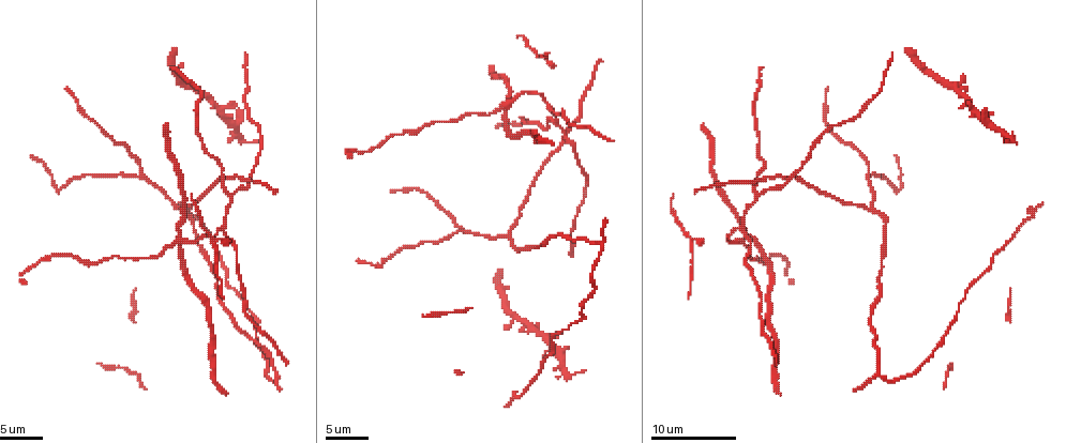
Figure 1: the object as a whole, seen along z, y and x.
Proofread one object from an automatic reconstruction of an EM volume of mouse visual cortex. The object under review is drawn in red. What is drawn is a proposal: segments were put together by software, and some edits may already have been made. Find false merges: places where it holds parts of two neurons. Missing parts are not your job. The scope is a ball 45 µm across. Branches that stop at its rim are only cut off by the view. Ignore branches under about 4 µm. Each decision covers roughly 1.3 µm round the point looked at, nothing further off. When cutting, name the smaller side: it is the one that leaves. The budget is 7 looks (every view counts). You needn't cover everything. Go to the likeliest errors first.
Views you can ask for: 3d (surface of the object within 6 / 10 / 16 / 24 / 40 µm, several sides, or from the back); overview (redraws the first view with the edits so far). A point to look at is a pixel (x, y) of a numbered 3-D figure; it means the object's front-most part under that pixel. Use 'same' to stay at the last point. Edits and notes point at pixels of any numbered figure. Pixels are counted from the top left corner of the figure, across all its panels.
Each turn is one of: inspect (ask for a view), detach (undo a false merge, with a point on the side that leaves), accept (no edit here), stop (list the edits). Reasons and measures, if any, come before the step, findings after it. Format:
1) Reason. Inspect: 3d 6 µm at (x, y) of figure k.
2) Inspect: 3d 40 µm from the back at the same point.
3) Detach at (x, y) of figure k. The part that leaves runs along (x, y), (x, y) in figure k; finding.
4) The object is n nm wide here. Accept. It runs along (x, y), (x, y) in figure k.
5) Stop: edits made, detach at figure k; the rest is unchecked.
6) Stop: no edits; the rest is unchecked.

Two arms in line, one across. Inspect: 3d 6 µm at (771, 179) of figure 1.

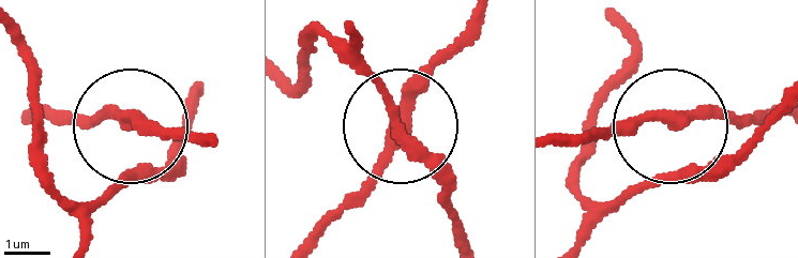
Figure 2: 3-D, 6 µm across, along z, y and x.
Inspect: 3d 6 µm from the back at (676, 118) of figure 2.

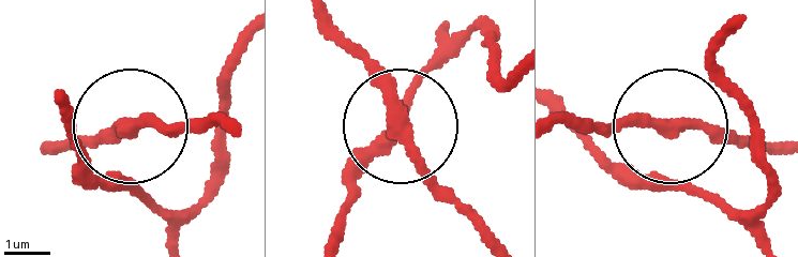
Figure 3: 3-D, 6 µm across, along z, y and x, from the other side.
The object is 230 nm wide here. Accept. It runs along (495, 237), (437, 180), (395, 88), (334, 18) in figure 3; continuous, no second neuron.

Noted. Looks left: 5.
A fork. Inspect: 3d 16 µm at (467, 233) of figure 1.

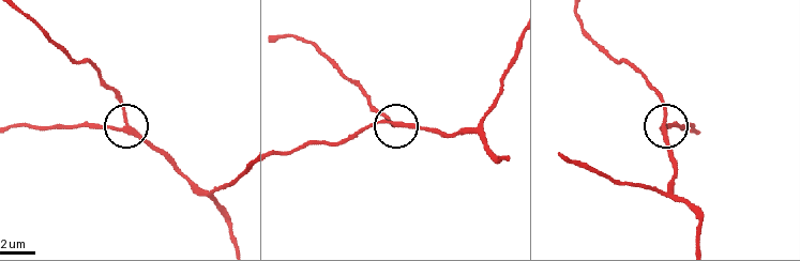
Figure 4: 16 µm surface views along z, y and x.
The object is 220 nm wide here. Accept. All the same neuron.

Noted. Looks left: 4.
Four-way junction. Inspect: 3d 16 µm at (742, 238) of figure 1.

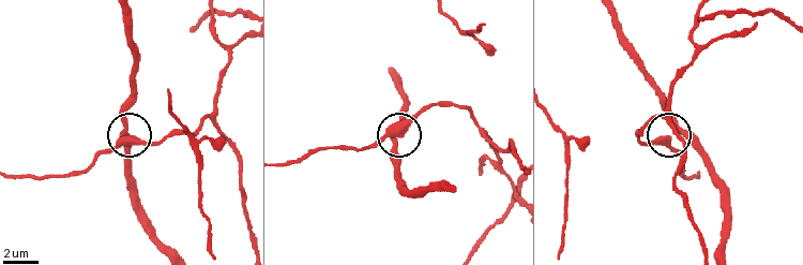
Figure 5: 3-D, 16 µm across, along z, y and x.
The side arm is 23 µm long. Accept. Continuous, no second neuron.

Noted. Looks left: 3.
Stop: no edits; the rest is unchecked.

